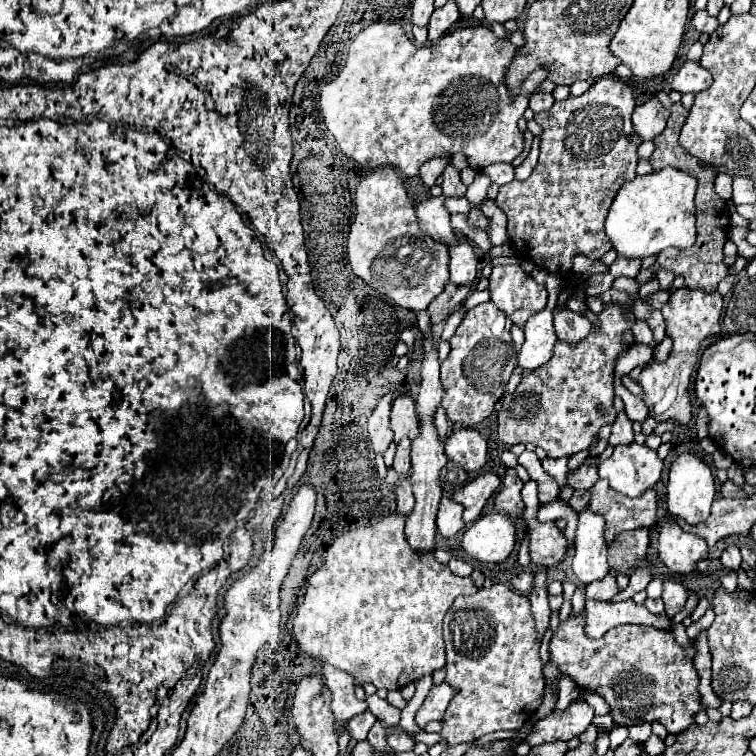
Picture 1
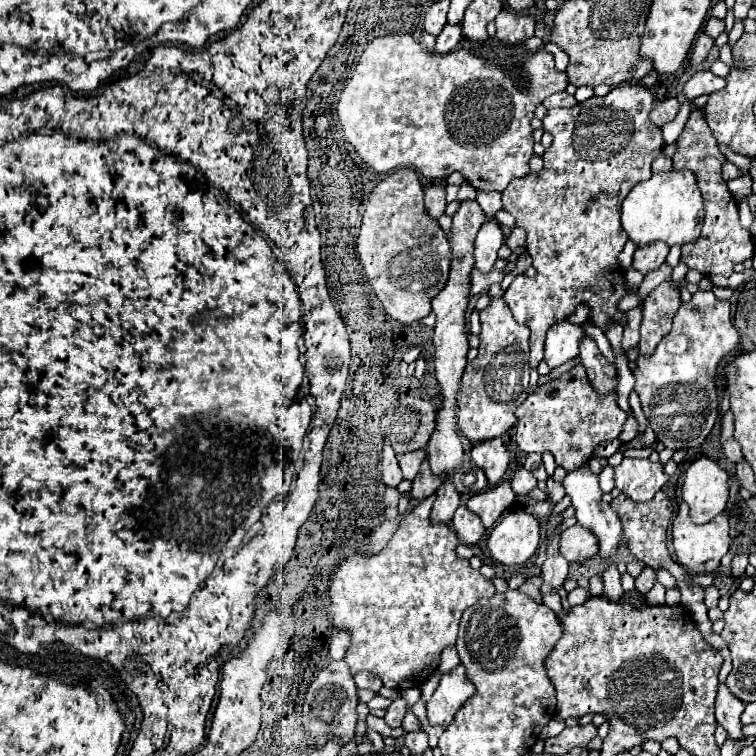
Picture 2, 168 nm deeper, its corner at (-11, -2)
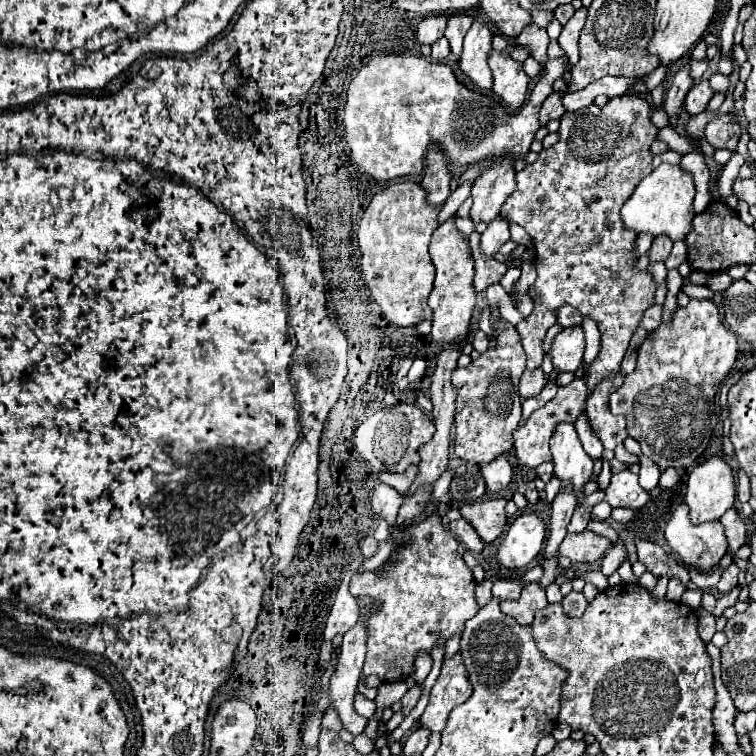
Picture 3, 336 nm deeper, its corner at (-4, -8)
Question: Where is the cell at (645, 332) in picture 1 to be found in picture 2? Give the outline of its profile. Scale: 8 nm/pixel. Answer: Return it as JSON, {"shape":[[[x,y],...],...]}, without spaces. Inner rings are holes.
{"shape":[[[698,290],[688,304],[680,304],[672,330],[668,336],[664,336],[654,354],[650,356],[638,356],[636,364],[638,368],[634,370],[636,376],[636,386],[634,390],[640,396],[642,410],[650,418],[650,424],[654,428],[654,434],[658,436],[660,442],[664,442],[666,448],[680,450],[680,448],[698,448],[706,436],[710,434],[712,426],[716,424],[718,418],[718,394],[716,394],[716,374],[718,374],[718,362],[736,348],[738,344],[738,332],[732,326],[732,314],[730,314],[730,302],[720,300],[714,296],[712,290]]]}

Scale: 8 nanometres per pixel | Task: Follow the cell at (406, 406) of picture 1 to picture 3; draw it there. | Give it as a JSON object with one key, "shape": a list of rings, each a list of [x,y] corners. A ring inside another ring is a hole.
{"shape":[[[395,404],[391,408],[383,408],[369,416],[361,428],[357,430],[357,450],[361,454],[361,460],[367,462],[367,466],[379,474],[379,472],[405,472],[407,466],[419,464],[419,448],[427,444],[435,434],[433,420],[417,406],[413,404]]]}

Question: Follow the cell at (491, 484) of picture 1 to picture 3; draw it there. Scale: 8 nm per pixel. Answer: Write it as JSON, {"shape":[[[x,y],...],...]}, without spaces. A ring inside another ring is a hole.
{"shape":[[[481,500],[465,504],[461,508],[461,516],[477,530],[477,534],[485,544],[491,544],[505,534],[507,526],[505,506],[507,500]]]}

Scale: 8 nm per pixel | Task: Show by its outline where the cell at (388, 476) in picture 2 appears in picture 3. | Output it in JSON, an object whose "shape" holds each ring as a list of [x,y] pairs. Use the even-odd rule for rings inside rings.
{"shape":[[[377,482],[373,496],[371,496],[371,512],[385,518],[387,524],[393,526],[401,502],[403,502],[403,496],[397,494],[397,490],[385,486],[383,482]]]}

